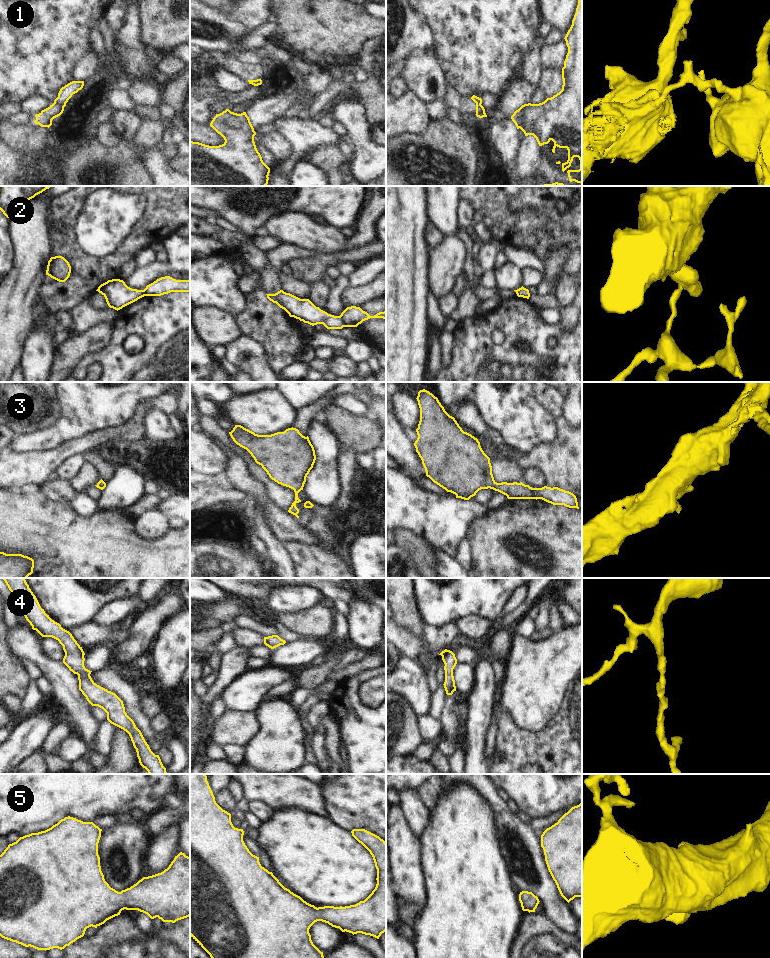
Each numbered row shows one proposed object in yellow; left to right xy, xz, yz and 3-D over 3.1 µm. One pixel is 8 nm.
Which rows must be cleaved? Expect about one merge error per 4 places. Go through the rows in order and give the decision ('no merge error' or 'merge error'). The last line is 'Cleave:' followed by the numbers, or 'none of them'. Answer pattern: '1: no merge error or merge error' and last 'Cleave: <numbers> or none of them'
1: merge error
2: merge error
3: no merge error
4: no merge error
5: no merge error
Cleave: 1, 2

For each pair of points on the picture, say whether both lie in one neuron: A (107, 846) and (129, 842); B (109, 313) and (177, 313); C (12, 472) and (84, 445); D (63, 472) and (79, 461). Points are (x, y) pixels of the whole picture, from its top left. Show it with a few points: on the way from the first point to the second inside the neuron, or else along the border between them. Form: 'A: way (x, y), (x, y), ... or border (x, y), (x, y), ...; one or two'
A: way (112, 846), (124, 844); one
B: border (117, 311), (117, 316), (111, 324); two
C: way (30, 468), (51, 461), (66, 451); one
D: way (67, 471), (75, 464); one

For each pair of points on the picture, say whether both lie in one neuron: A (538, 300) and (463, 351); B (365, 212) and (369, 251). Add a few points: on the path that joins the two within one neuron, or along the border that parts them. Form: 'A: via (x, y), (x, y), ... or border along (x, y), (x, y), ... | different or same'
A: border along (528, 299), (541, 312) | different
B: border along (375, 238), (347, 250) | different

